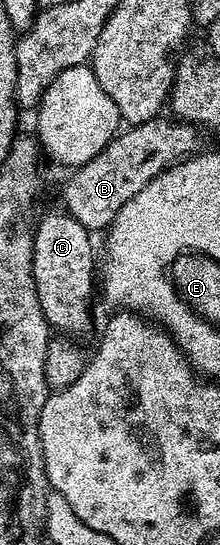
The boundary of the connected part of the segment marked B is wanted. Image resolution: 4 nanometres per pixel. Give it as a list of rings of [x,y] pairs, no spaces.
[[[165,118],[126,126],[101,152],[78,166],[66,181],[65,192],[61,195],[64,210],[90,233],[104,232],[119,209],[123,209],[123,205],[127,205],[127,201],[131,201],[131,197],[135,197],[135,193],[154,177],[202,150],[201,139],[197,136],[199,131],[194,124]]]

